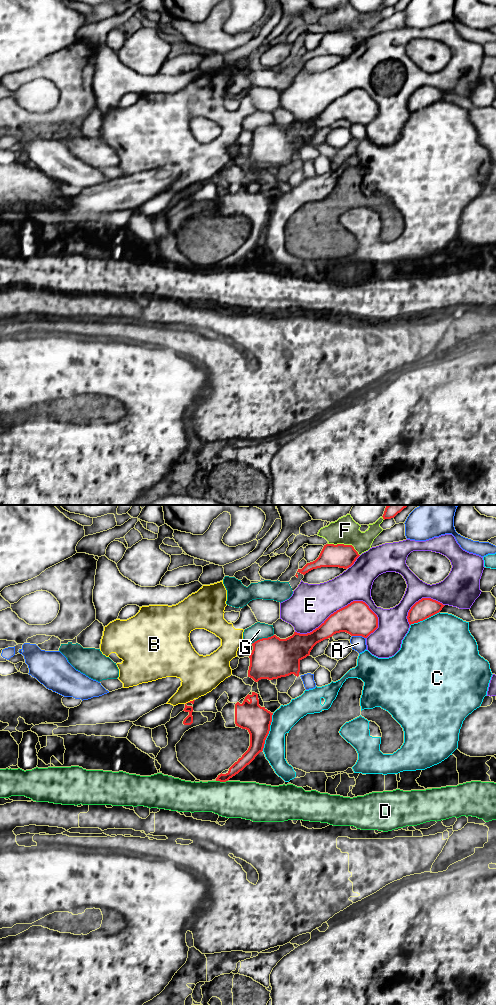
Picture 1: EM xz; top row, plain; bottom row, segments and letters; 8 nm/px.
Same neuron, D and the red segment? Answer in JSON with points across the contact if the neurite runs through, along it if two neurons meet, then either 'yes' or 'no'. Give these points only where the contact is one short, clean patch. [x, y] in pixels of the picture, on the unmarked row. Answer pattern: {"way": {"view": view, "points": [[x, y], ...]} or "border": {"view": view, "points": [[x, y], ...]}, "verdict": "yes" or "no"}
{"verdict": "no"}

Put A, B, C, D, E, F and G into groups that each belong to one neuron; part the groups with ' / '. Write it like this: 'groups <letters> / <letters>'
groups A / B / C / D / E / F / G

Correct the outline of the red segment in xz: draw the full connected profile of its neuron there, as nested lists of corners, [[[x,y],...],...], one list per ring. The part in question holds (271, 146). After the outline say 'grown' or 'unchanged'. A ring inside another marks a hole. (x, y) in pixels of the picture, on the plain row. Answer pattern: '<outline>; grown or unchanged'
[[[353,89],[347,94],[331,102],[318,116],[307,122],[294,122],[286,127],[280,127],[276,123],[262,126],[252,131],[253,138],[250,142],[250,154],[248,165],[255,170],[261,167],[278,167],[291,162],[299,164],[300,149],[310,143],[313,135],[336,121],[346,120],[351,124],[367,126],[378,116],[378,105],[363,89]]]; unchanged

